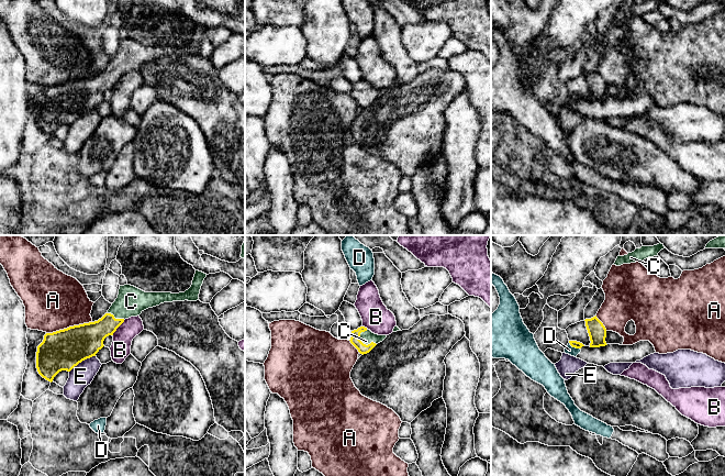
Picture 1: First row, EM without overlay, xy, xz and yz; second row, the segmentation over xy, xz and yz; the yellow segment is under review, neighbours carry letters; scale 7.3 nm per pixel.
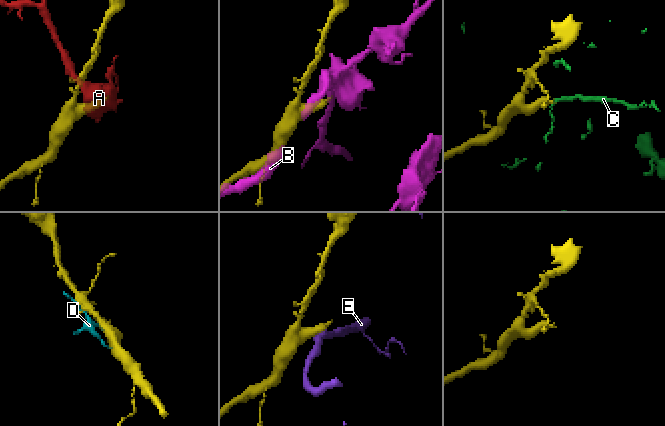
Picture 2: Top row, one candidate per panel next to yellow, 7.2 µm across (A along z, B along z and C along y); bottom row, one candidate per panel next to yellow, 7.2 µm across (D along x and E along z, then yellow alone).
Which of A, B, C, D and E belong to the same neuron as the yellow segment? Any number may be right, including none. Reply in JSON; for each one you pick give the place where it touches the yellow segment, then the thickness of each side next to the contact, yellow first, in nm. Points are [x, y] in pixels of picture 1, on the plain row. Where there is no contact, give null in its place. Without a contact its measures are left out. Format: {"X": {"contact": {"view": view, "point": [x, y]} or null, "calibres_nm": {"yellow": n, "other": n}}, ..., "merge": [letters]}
{"merge": []}

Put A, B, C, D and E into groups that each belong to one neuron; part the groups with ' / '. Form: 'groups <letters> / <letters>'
groups A / B C / D / E

